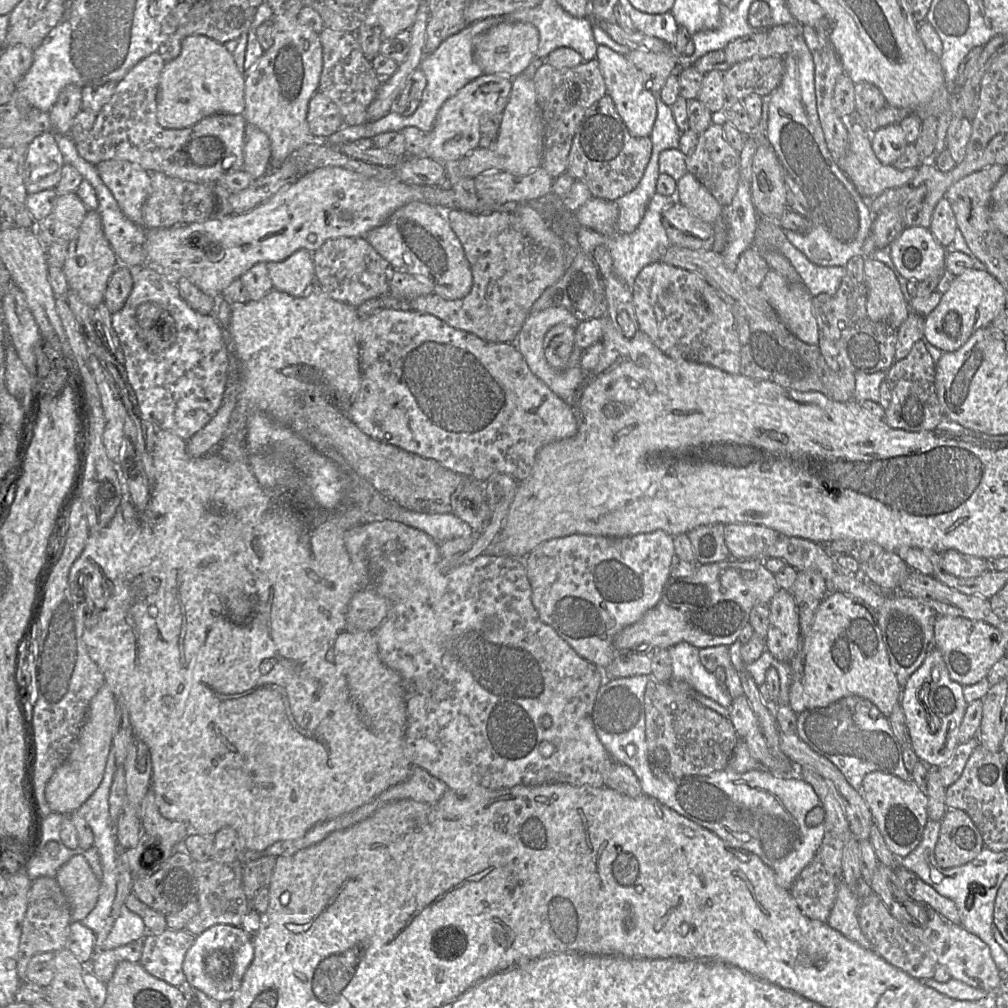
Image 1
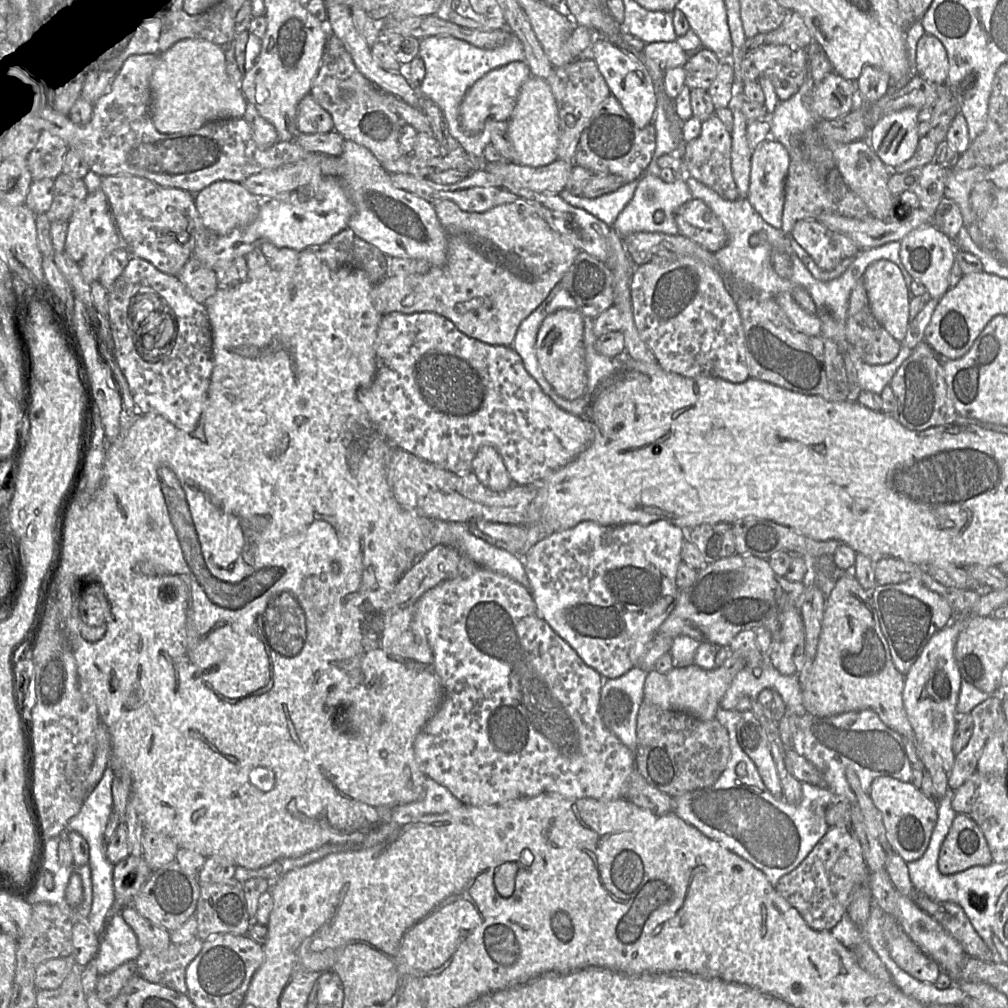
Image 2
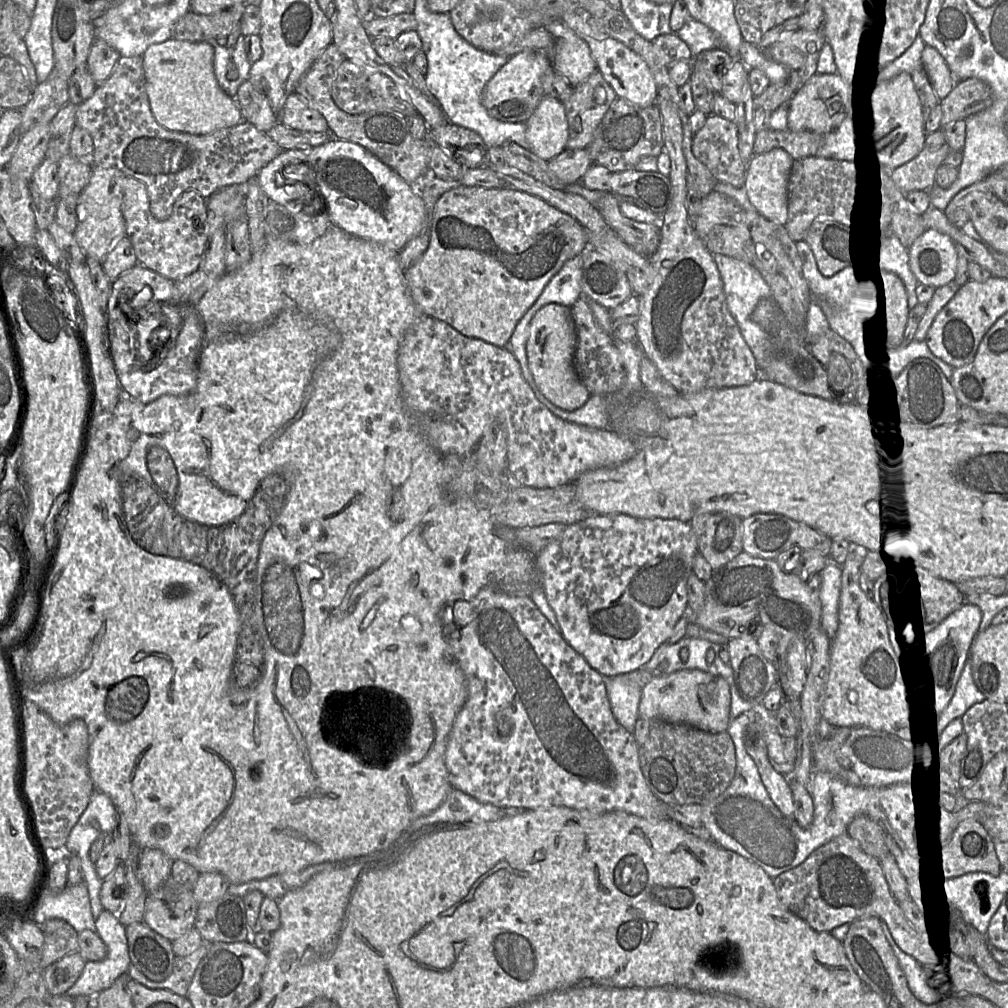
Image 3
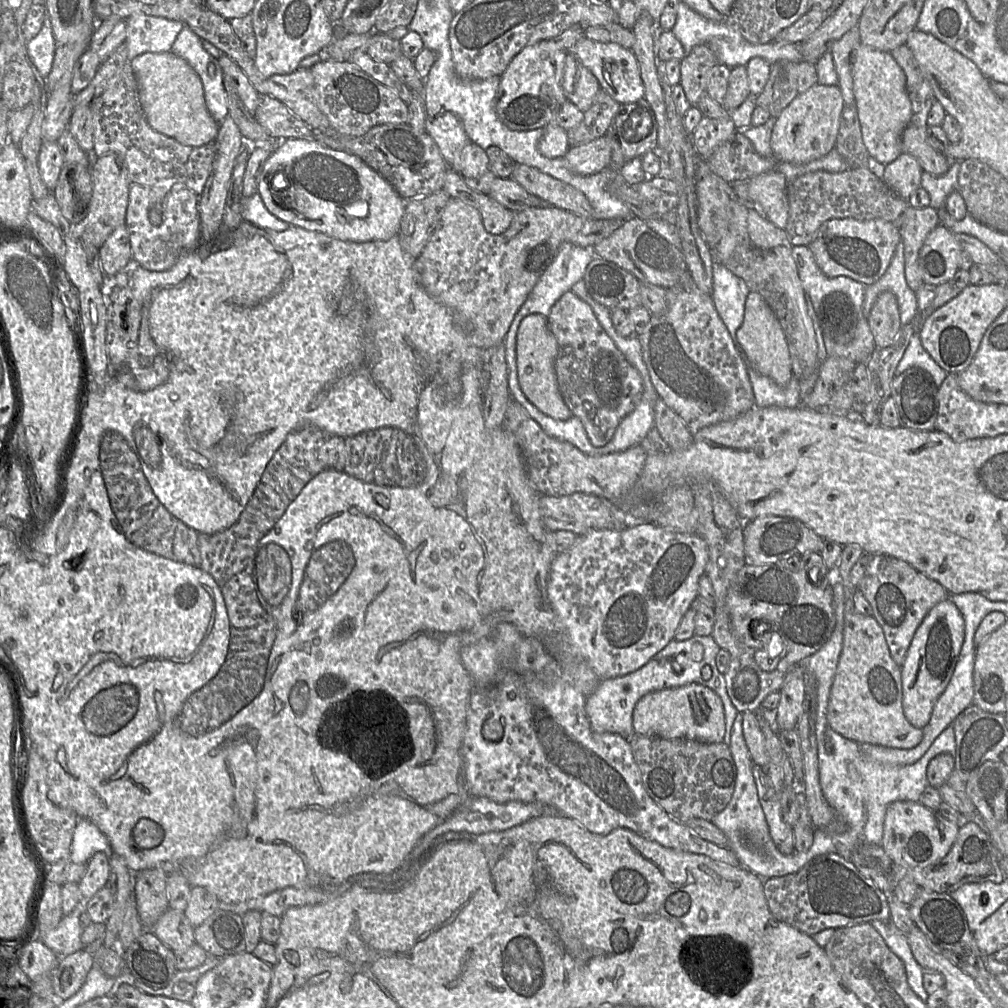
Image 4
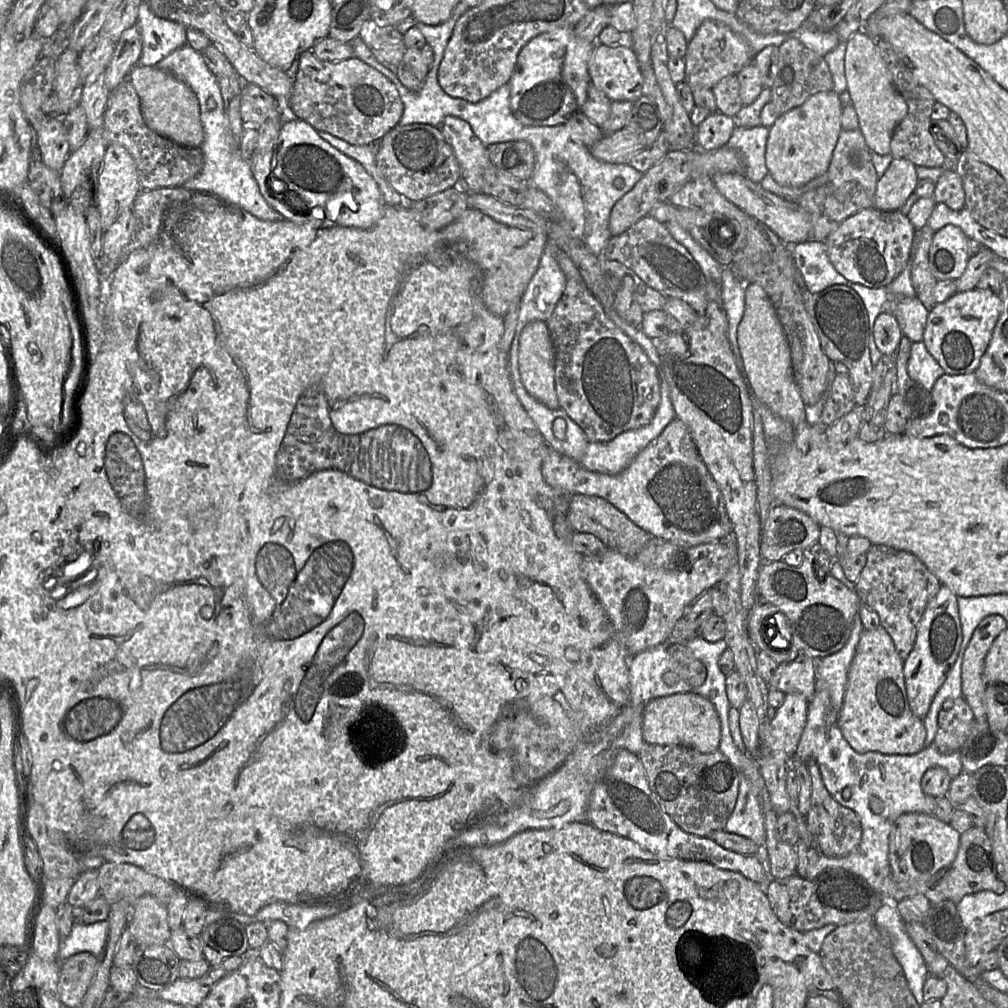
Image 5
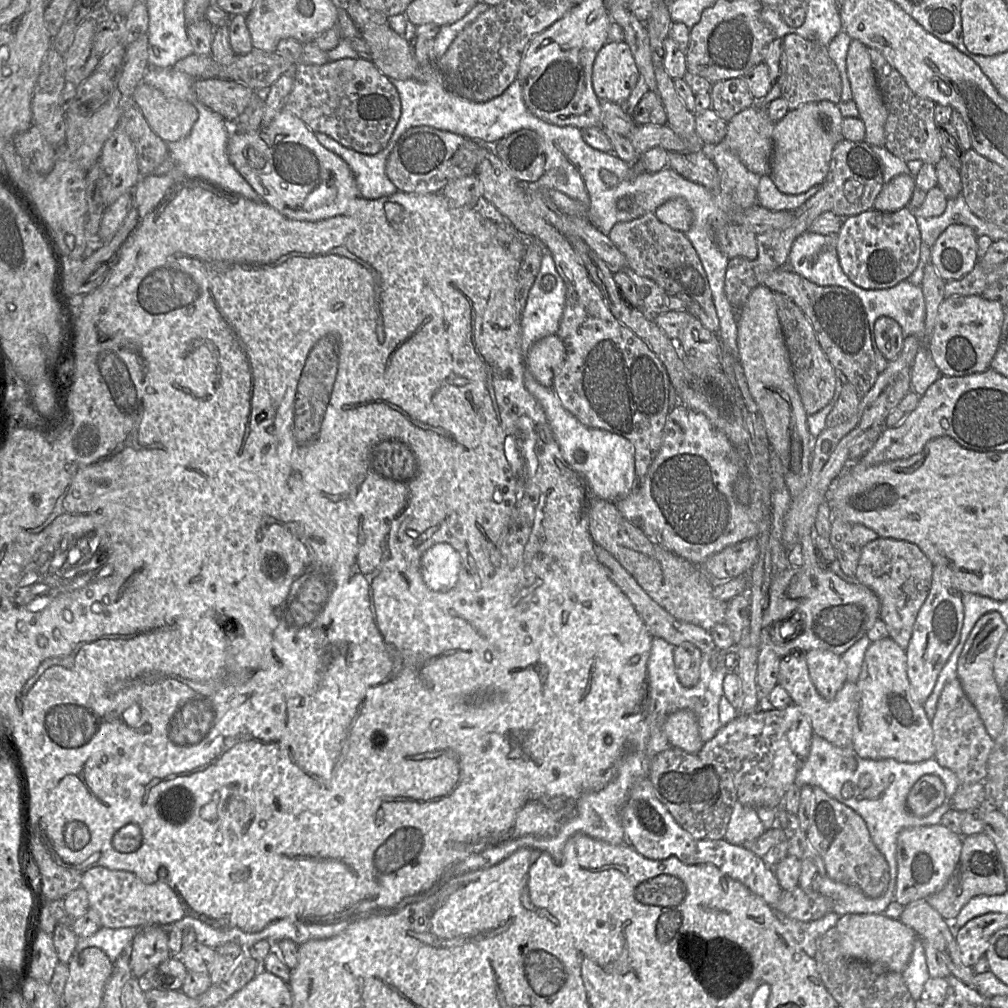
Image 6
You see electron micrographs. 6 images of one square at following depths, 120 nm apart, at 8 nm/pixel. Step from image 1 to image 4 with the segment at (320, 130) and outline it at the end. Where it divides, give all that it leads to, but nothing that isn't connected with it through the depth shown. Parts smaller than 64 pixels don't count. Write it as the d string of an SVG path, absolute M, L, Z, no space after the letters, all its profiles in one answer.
M261 95L256 111L255 120L262 126L272 139L316 139L316 132L294 115L279 100Z

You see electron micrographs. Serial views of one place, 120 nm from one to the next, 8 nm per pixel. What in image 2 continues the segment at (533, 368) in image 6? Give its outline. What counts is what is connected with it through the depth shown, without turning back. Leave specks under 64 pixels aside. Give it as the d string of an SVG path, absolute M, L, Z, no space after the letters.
M561 309L542 322L536 340L536 356L543 375L553 390L566 400L575 400L586 393L587 367L584 347L584 321L578 310Z

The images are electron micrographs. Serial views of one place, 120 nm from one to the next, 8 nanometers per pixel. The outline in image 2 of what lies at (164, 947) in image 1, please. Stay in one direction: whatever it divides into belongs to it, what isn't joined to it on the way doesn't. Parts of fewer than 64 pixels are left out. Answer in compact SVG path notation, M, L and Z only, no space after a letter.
M195 938L184 943L172 943L159 953L140 951L135 959L136 974L144 980L187 994L186 969L199 954L204 940Z

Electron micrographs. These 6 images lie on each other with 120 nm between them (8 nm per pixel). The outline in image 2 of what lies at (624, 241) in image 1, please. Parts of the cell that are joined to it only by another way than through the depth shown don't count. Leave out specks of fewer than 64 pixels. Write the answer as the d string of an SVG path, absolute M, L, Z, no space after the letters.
M647 174L638 183L632 199L620 212L612 227L622 238L634 232L661 232L676 235L678 226L675 213L691 198L685 177L677 177L674 182L666 183L659 176Z

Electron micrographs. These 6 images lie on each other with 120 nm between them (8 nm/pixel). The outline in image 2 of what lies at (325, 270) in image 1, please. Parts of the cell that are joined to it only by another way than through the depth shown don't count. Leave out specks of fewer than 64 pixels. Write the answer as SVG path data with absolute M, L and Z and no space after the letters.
M349 228L316 247L315 251L330 269L361 270L374 285L390 274L390 258Z

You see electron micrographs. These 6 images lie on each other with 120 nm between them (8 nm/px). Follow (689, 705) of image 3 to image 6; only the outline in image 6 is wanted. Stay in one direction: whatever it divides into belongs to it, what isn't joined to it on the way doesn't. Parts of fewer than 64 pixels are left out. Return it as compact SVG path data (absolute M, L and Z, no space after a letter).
M679 710L670 714L664 724L663 732L673 748L698 755L704 745L695 714L689 710Z

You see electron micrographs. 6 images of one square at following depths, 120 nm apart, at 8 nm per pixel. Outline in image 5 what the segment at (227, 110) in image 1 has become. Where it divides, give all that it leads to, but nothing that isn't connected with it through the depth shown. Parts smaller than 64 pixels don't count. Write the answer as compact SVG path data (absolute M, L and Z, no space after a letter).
M135 65L129 75L141 104L142 117L152 131L188 148L199 148L204 139L199 100L191 88L156 66Z

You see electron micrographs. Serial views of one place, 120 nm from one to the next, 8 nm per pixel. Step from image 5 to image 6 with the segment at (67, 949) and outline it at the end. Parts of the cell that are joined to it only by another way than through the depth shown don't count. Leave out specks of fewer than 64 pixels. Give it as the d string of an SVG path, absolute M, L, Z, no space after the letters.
M100 927L91 936L77 937L74 953L87 947L98 947L113 963L124 951L130 949L131 943L139 930L140 928L137 927L117 929Z

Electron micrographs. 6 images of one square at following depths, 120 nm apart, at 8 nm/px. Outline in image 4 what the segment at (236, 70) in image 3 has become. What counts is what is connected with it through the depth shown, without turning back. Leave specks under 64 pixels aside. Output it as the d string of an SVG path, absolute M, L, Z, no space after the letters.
M186 26L178 34L170 51L186 60L198 74L203 85L206 108L220 124L228 115L228 108L223 71L218 60L203 48L202 39Z

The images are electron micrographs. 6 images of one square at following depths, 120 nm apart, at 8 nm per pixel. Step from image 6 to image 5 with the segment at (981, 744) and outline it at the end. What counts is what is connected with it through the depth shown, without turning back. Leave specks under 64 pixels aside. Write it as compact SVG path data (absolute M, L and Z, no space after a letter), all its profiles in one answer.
M962 696L946 701L938 714L933 740L937 750L942 754L960 750L971 734L974 720L972 710Z

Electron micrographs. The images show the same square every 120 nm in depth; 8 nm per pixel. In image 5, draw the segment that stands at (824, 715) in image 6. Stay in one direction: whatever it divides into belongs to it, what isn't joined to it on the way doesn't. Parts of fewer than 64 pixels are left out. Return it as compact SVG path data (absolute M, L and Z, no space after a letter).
M800 656L791 662L778 665L767 683L769 689L777 689L785 695L799 693L810 700L815 692L816 660Z

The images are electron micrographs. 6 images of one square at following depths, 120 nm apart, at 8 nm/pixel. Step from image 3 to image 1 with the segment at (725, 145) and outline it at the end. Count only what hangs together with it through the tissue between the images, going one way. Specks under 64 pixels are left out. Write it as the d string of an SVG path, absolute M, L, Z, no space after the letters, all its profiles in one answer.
M721 120L713 121L698 136L694 150L686 156L685 161L687 171L692 173L723 207L731 205L740 181L740 157L725 138Z

